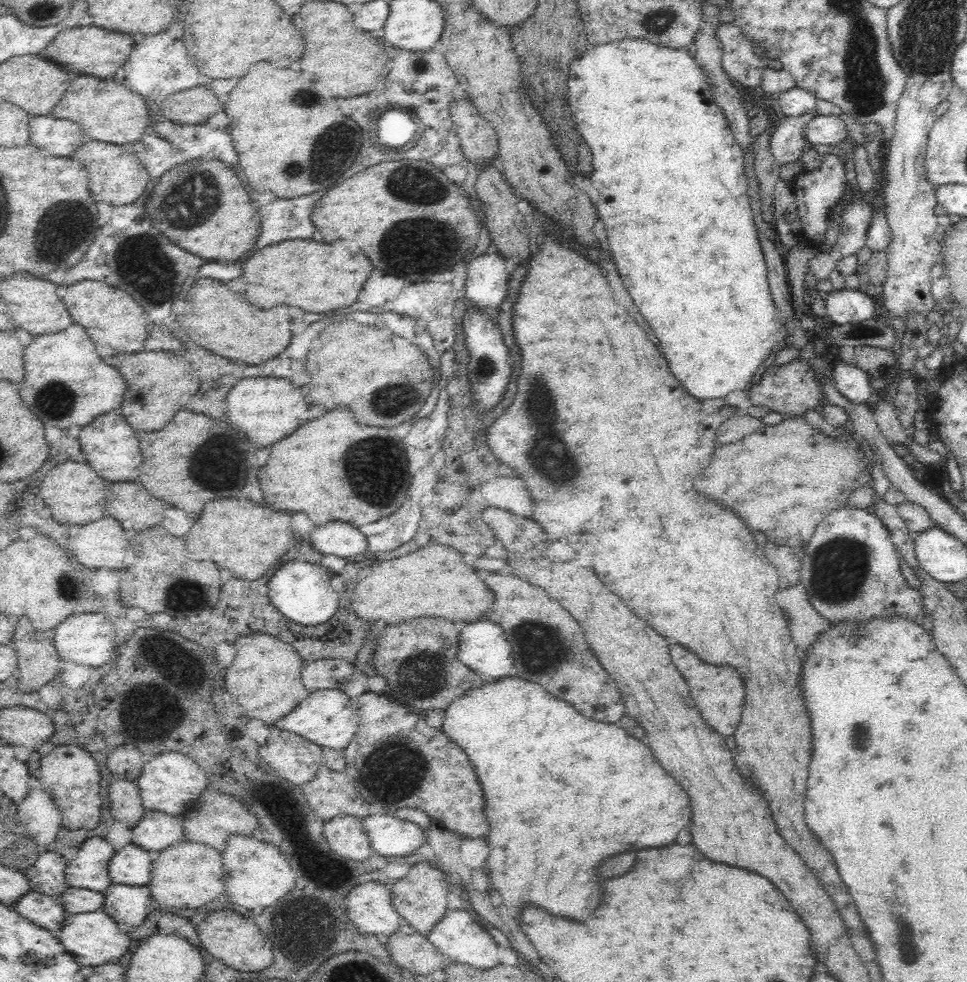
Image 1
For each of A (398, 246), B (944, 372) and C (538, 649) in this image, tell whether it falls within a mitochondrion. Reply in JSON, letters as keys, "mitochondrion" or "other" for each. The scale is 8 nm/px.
{"A":"mitochondrion","B":"other","C":"mitochondrion"}

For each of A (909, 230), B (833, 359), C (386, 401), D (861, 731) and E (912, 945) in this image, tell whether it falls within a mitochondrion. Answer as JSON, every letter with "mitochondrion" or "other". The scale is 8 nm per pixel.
{"A":"other","B":"other","C":"mitochondrion","D":"mitochondrion","E":"mitochondrion"}

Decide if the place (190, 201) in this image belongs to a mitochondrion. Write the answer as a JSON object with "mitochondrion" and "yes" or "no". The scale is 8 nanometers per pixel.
{"mitochondrion":"yes"}

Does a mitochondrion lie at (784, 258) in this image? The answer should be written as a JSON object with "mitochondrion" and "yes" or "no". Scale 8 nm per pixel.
{"mitochondrion":"no"}

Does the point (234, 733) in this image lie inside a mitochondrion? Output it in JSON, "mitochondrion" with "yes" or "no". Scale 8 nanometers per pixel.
{"mitochondrion":"no"}

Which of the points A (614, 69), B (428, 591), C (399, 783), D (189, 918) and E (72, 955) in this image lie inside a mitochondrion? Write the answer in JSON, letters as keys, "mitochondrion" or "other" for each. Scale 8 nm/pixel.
{"A":"other","B":"other","C":"mitochondrion","D":"other","E":"other"}

